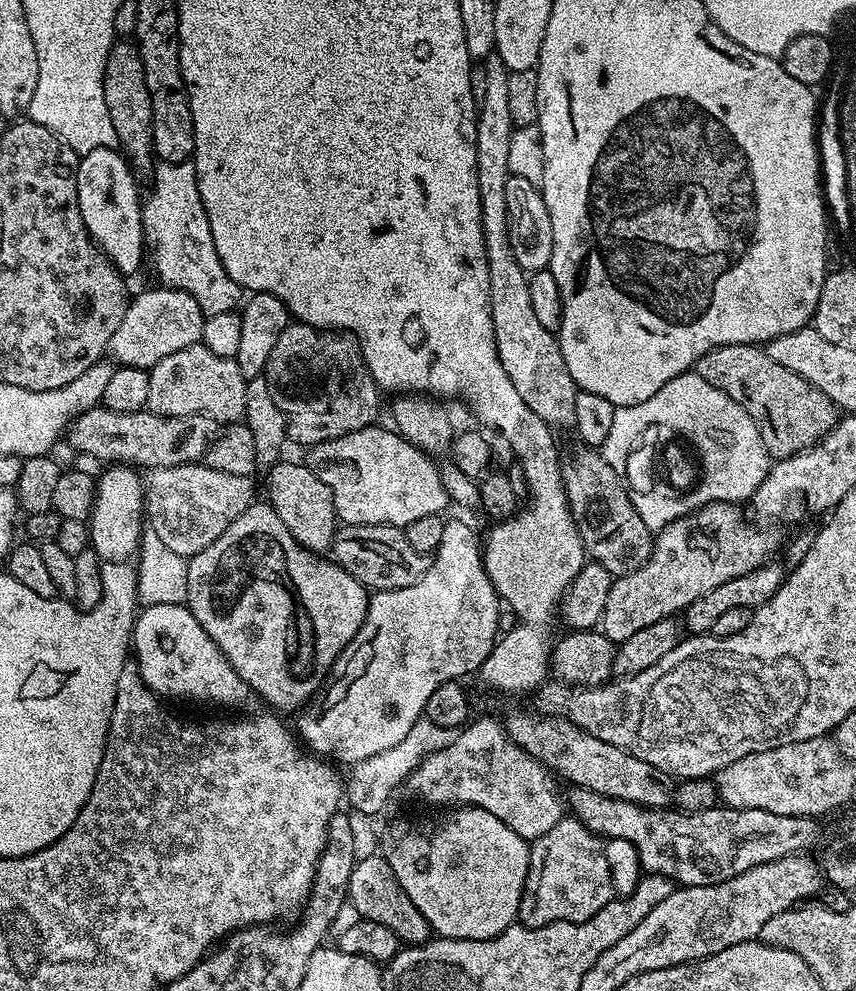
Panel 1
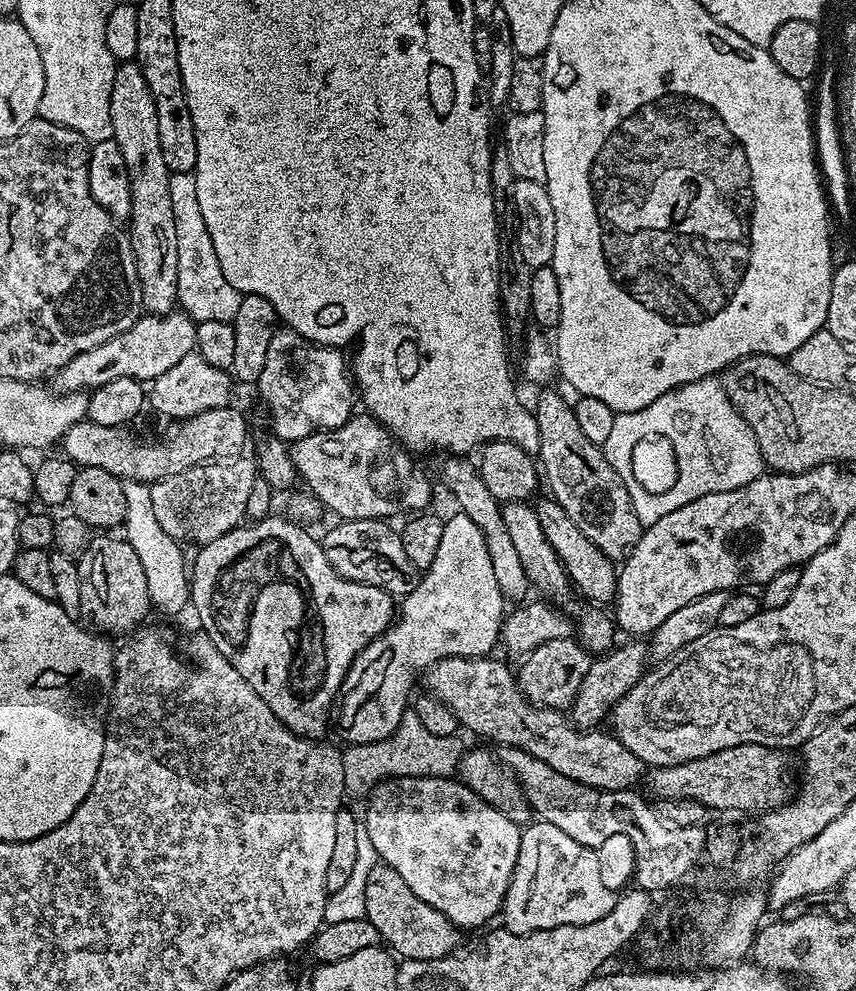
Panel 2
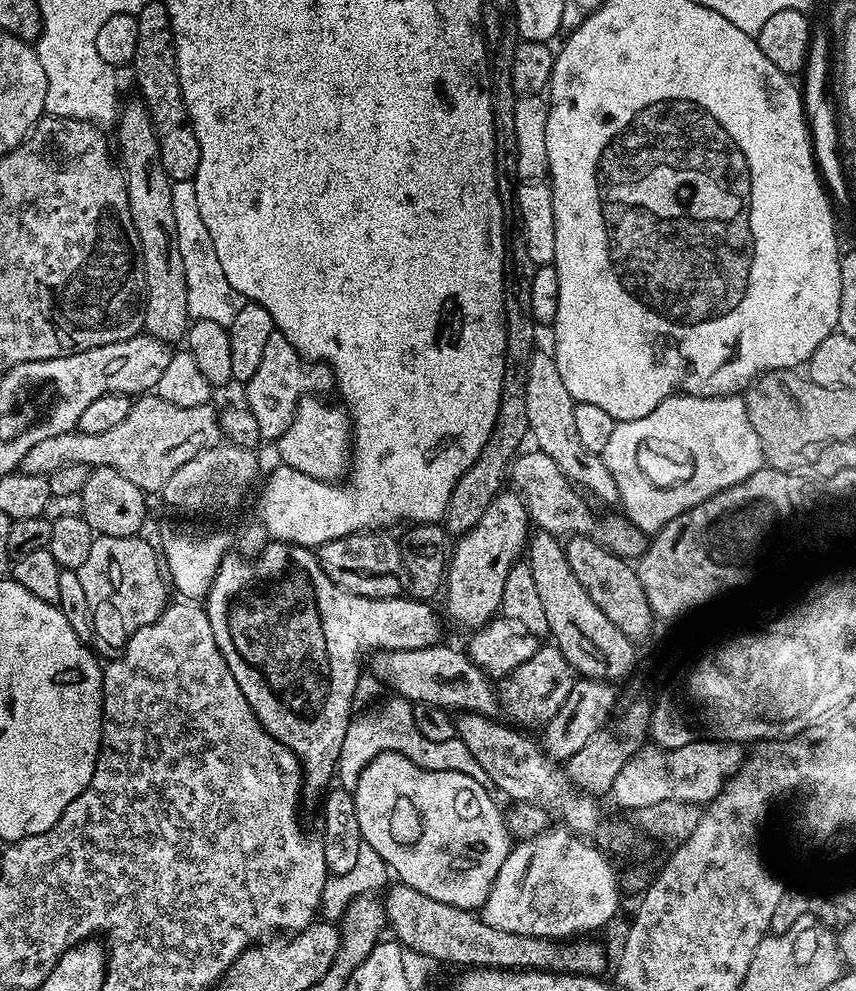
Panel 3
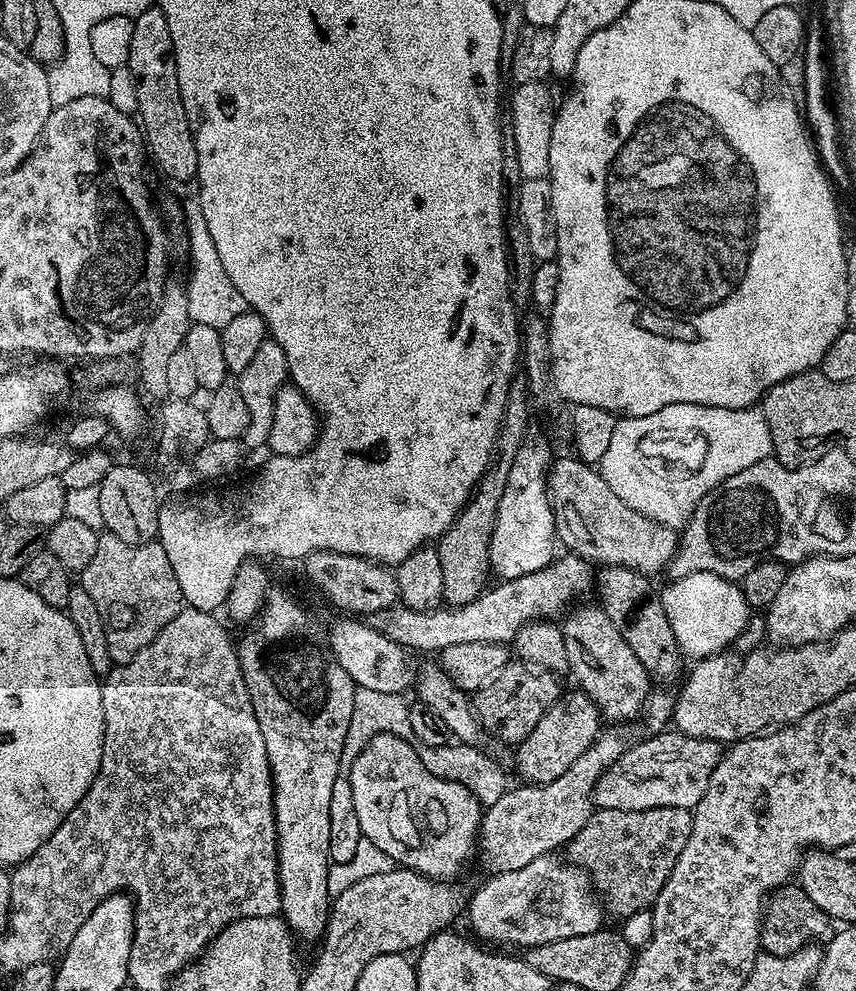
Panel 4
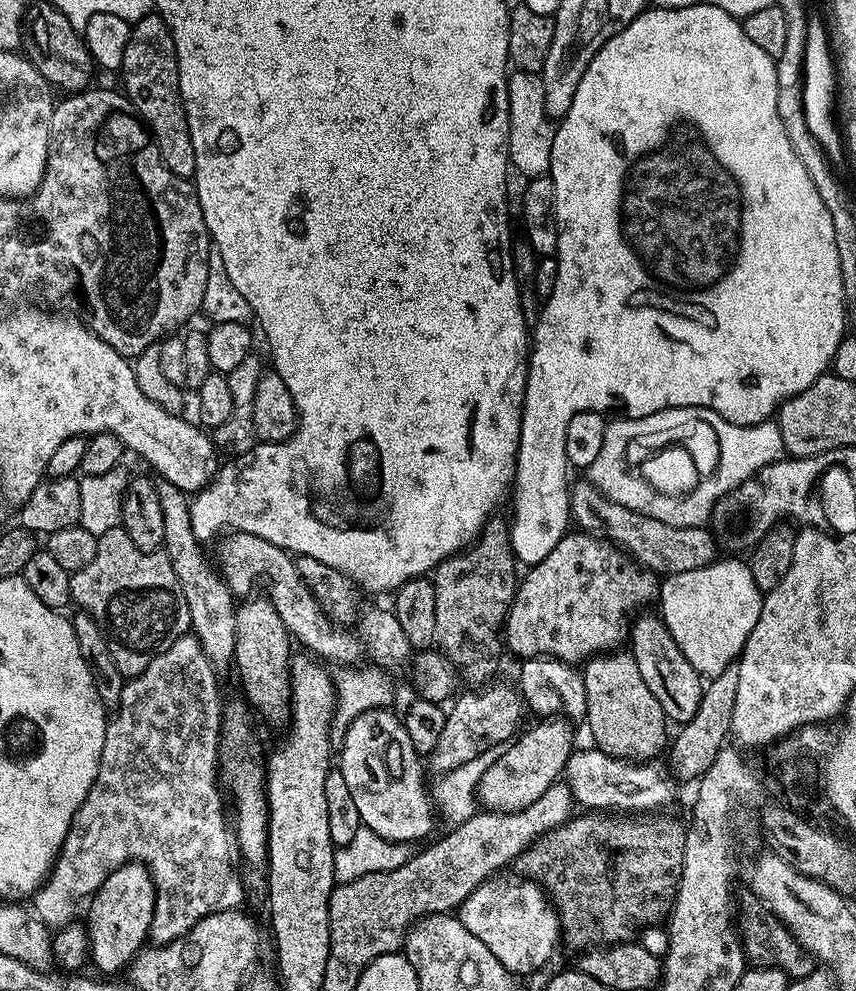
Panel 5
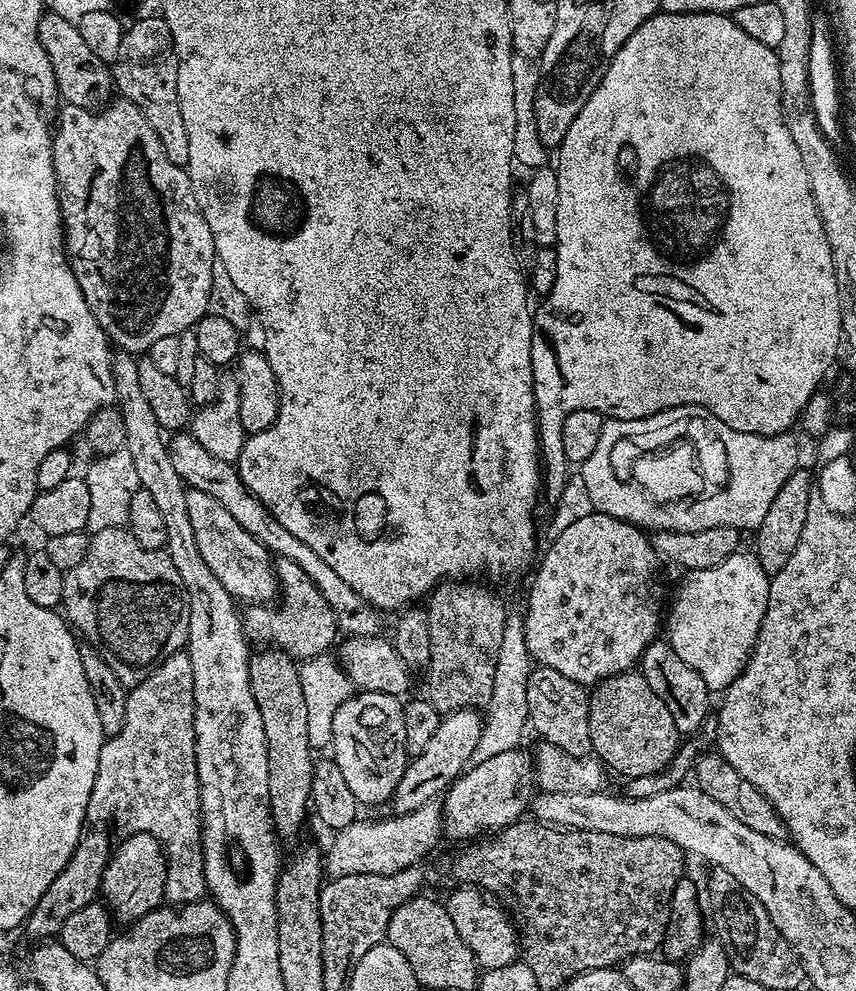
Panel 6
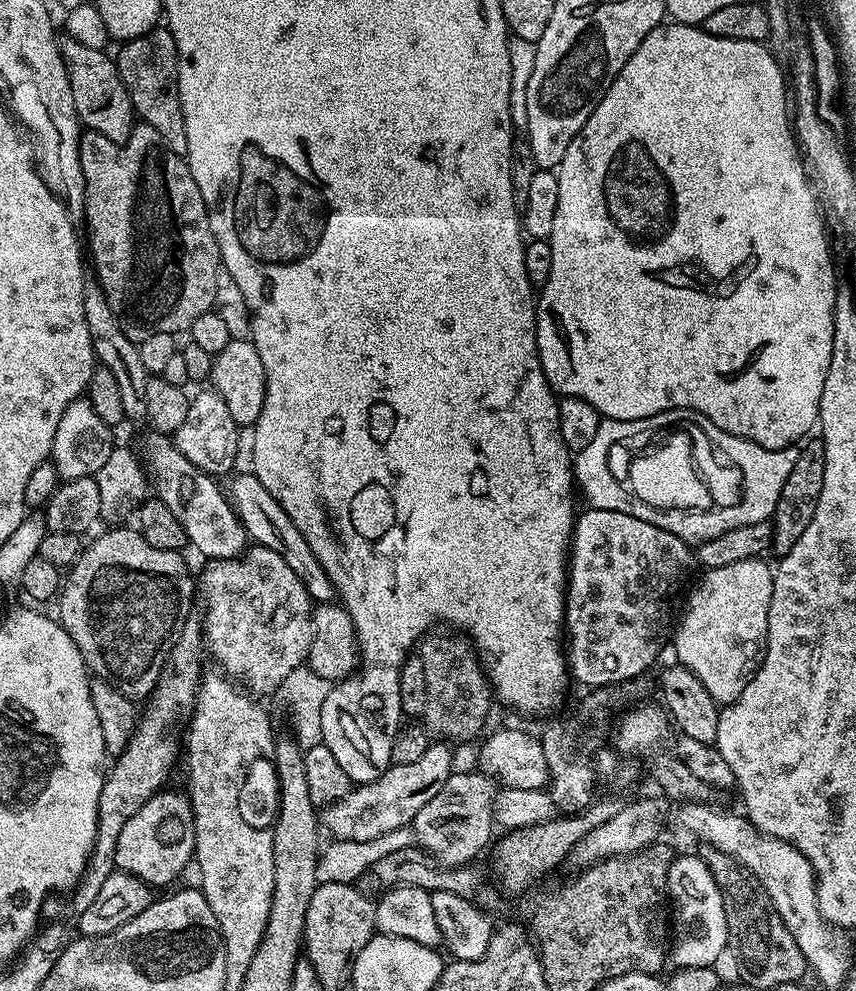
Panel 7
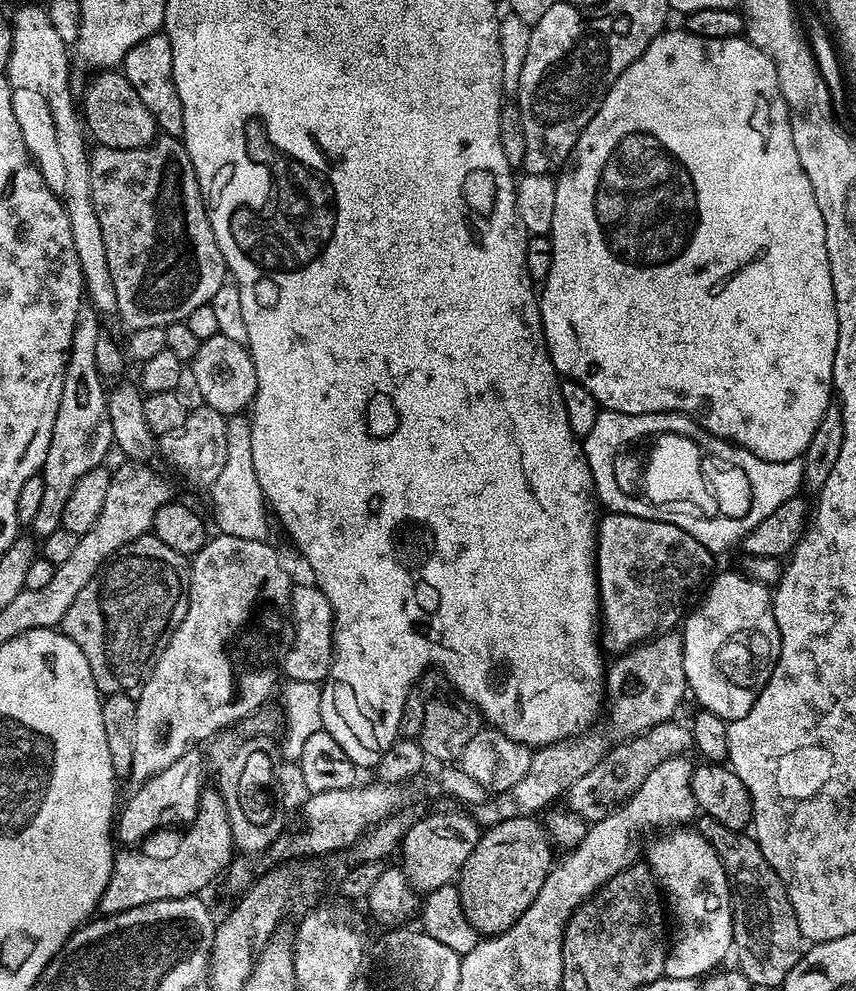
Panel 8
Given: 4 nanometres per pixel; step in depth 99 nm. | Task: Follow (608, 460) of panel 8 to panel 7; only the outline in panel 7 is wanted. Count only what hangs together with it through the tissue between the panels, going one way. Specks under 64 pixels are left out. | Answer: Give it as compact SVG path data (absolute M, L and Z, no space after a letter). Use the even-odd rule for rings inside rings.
M675 408L669 412L654 414L650 418L642 418L641 420L609 420L604 418L601 419L600 425L598 426L598 434L594 434L594 439L587 444L586 450L575 453L574 484L578 489L579 495L583 497L583 499L585 496L588 508L630 512L634 518L642 518L642 522L650 522L650 526L658 526L662 530L674 534L674 538L682 538L682 542L686 542L690 546L695 546L702 542L710 542L710 538L718 538L718 534L726 534L726 530L734 530L734 526L750 526L750 522L762 522L763 520L771 521L775 514L775 507L778 504L779 495L782 492L782 486L785 485L786 478L789 477L790 470L794 467L794 462L797 462L800 451L801 449L796 446L770 450L766 446L758 446L746 438L738 438L734 434L726 434L721 428L714 426L714 422L710 422L710 418L706 418L706 414L698 414L689 408ZM690 418L696 420L696 424L703 426L704 432L708 432L708 436L712 436L716 440L716 444L720 444L720 448L724 448L724 452L728 452L730 455L736 456L736 460L740 460L740 468L744 468L744 480L748 480L748 496L744 496L744 504L740 504L740 508L732 508L728 512L712 512L712 516L678 514L675 510L670 514L661 514L659 510L654 510L650 506L646 506L645 503L634 501L631 492L627 492L624 496L604 496L604 494L608 494L608 492L616 492L616 490L612 490L614 486L608 484L614 472L614 469L608 465L608 451L610 451L619 440L628 440L632 435L636 436L640 434L642 426L649 427L652 424L668 424L668 420L688 420Z

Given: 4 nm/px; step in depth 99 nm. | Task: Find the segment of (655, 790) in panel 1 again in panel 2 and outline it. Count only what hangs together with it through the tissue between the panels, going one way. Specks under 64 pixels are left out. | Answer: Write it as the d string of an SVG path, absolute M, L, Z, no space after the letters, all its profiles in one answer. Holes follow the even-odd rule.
M491 655L446 658L427 669L427 691L437 696L442 702L446 702L446 706L450 706L457 725L461 729L469 728L474 735L481 736L484 740L493 740L496 746L526 750L526 754L538 758L538 762L546 762L546 766L558 770L558 774L566 774L566 778L574 778L574 782L582 782L591 788L613 792L623 788L632 790L637 787L636 783L639 780L641 783L646 772L646 765L637 756L630 754L630 750L626 750L626 746L622 746L622 742L617 740L615 735L607 731L604 733L604 730L581 730L561 709L540 708L530 703L522 694L513 669L511 672L502 661L492 659Z

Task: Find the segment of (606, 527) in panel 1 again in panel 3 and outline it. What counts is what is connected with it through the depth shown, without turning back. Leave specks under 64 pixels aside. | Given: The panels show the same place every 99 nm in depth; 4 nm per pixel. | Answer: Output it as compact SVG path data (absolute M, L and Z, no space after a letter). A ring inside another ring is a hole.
M537 349L531 357L528 366L528 376L526 380L526 412L530 426L532 440L535 440L535 447L542 453L548 454L554 462L558 463L559 468L566 474L568 480L572 481L577 487L584 489L587 493L594 492L602 501L615 503L619 496L617 487L614 483L613 475L610 470L605 468L603 457L596 452L589 452L583 445L577 428L575 428L574 404L575 400L566 386L562 383L562 376L558 371L557 362L553 353Z

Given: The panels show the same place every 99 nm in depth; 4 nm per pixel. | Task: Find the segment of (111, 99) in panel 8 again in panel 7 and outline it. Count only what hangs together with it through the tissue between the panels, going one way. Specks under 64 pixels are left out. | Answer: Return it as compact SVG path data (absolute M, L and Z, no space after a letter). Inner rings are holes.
M67 38L60 40L60 53L64 59L64 65L70 78L70 90L74 94L74 110L81 125L89 132L97 132L114 142L123 144L126 137L132 132L134 127L134 113L130 94L126 86L120 81L120 71L116 68L115 59L103 48L90 50L90 46L82 46L82 42L74 42Z

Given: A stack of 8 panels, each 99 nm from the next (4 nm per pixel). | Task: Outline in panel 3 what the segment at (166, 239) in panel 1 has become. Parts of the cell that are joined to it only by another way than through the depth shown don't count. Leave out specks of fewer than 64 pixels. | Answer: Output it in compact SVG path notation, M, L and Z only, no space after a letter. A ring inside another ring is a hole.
M195 179L177 180L172 185L172 201L174 202L174 230L178 238L178 254L182 254L182 266L186 269L186 306L192 320L218 322L227 326L234 322L238 310L246 303L242 294L226 282L226 274L222 274L222 262L218 262L218 250L214 250L214 241L210 238L210 230L206 230L206 222L202 222L202 213L198 210L198 190Z

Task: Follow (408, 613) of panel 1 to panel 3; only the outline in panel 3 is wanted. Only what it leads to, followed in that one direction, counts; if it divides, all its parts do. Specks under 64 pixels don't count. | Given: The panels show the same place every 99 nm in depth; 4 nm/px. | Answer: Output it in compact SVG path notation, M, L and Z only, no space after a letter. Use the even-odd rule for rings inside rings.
M501 490L490 502L490 506L487 506L476 527L459 537L455 541L456 549L451 549L450 559L447 561L446 594L448 592L448 616L454 623L461 624L467 630L475 630L483 627L501 611L500 599L503 597L506 576L521 559L529 535L530 517L524 499L515 490Z

